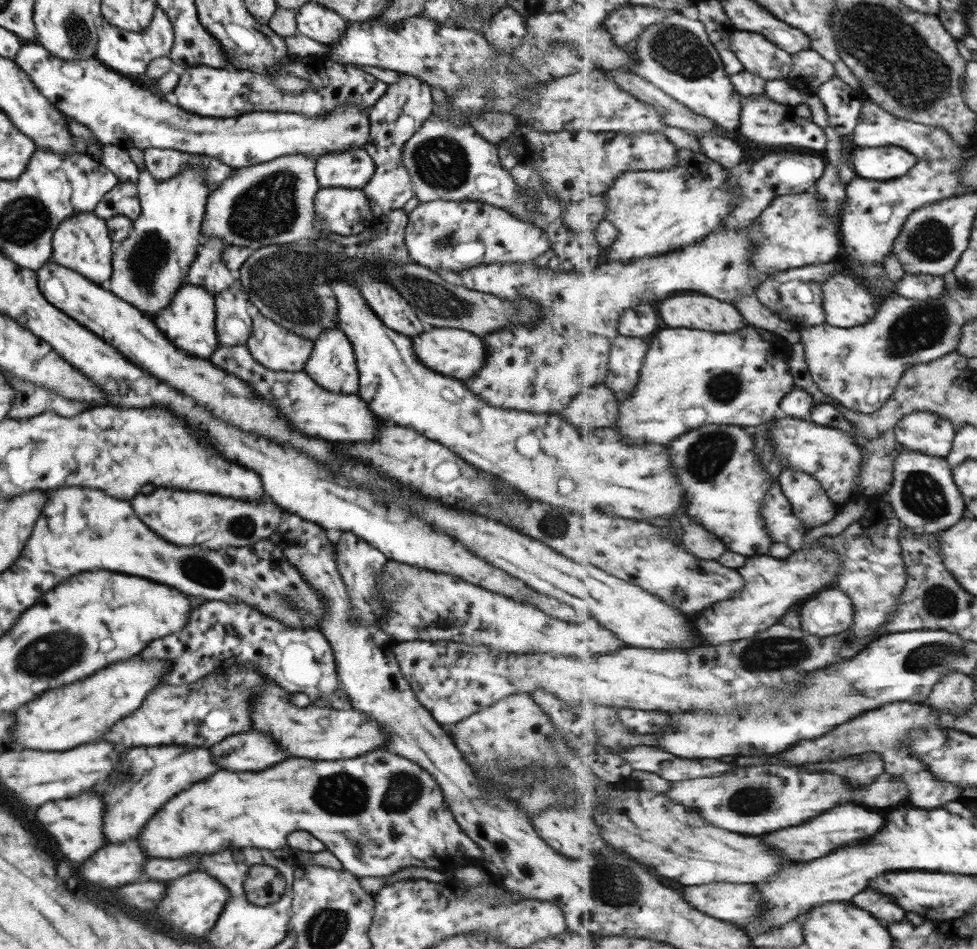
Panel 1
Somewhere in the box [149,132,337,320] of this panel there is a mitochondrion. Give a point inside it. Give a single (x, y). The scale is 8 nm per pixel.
(267, 209)

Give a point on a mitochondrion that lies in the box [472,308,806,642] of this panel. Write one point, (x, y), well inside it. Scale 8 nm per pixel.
(709, 453)

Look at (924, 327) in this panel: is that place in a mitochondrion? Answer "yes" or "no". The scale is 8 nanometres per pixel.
yes

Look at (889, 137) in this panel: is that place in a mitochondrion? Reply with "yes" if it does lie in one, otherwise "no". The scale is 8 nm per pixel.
no

